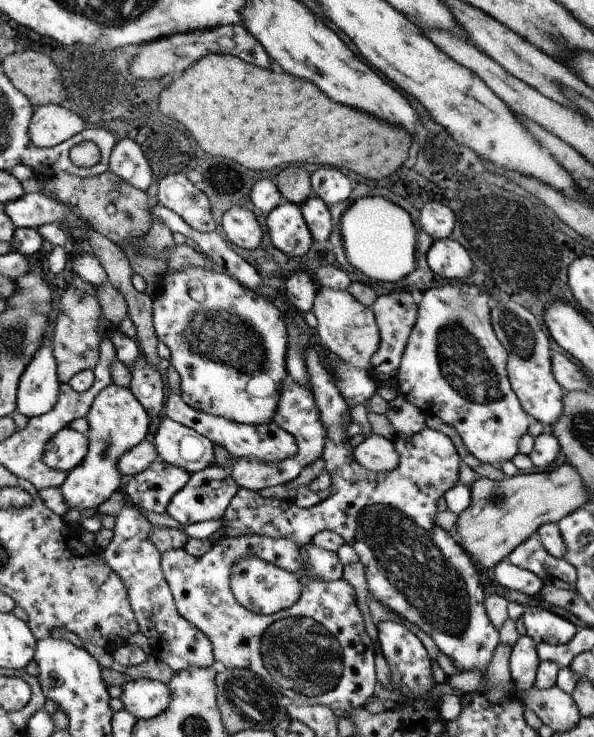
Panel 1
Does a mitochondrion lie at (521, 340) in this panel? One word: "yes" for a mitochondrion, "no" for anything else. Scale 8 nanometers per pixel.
yes

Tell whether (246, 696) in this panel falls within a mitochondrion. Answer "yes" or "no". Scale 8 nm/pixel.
yes

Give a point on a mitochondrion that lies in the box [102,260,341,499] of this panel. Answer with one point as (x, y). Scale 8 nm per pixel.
(216, 334)

